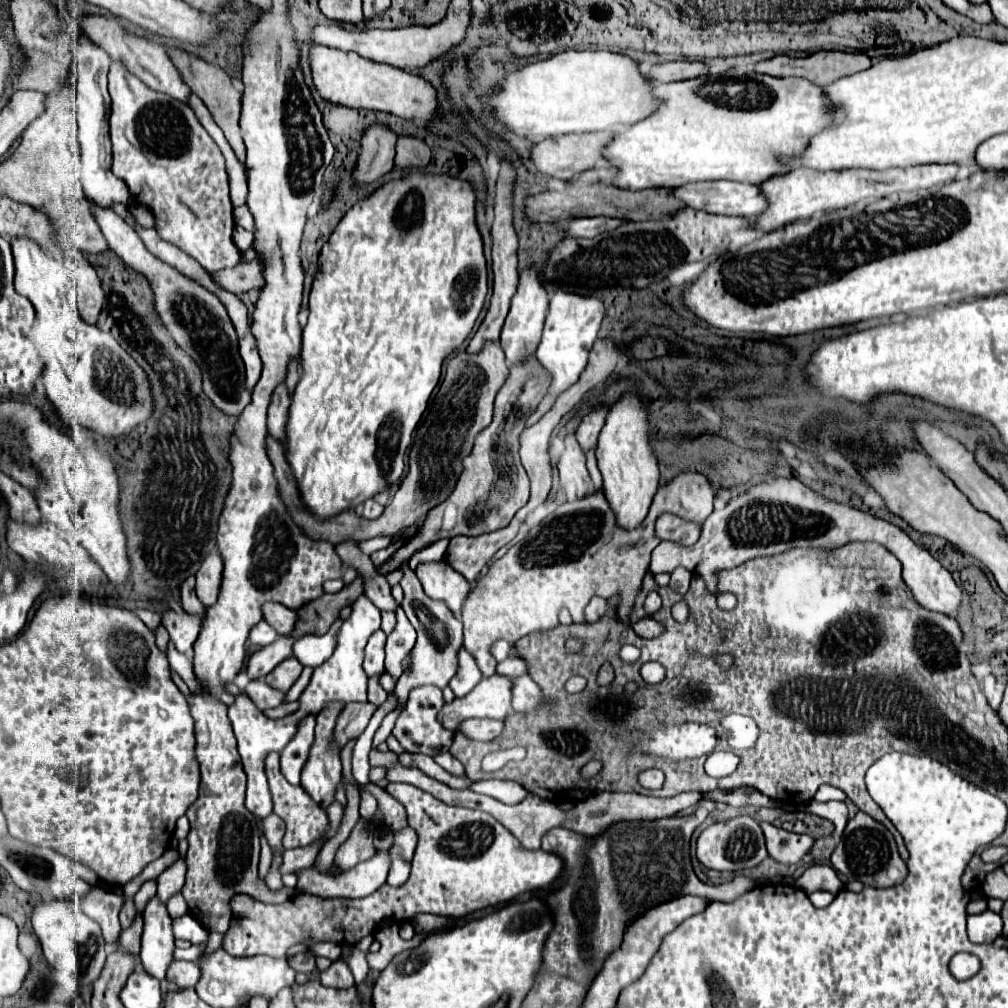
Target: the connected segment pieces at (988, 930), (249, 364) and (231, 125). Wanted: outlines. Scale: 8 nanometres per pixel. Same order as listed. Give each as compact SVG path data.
M984 910L982 914L967 916L967 935L970 942L994 942L1002 934L1002 918L992 910Z
M248 332L242 340L240 340L240 356L246 364L246 388L254 388L254 384L260 378L260 370L262 370L262 362L260 362L260 354L256 348L256 340L254 336Z
M168 50L168 56L170 56L170 60L174 60L174 66L178 68L182 80L190 86L190 90L204 100L204 104L212 112L216 124L224 130L232 150L238 156L238 160L244 162L246 160L246 148L244 148L244 142L242 142L242 136L240 136L240 126L238 126L238 118L240 118L240 92L230 84L228 74L220 66L208 64L204 58L200 58L196 54L190 54L186 50Z

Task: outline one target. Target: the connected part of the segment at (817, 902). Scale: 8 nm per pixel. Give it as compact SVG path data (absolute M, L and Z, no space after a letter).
M818 890L818 892L812 892L812 894L808 894L808 898L810 898L810 902L812 902L816 908L826 908L826 906L828 906L828 904L834 900L834 894Z

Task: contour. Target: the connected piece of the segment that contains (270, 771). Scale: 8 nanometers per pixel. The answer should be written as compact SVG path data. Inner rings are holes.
M270 752L270 756L266 756L266 776L268 776L268 784L270 784L274 812L286 822L286 834L282 838L284 850L288 850L288 848L300 848L300 846L310 846L314 842L320 842L326 836L326 832L330 830L328 814L326 814L326 810L318 808L318 804L314 804L314 800L310 800L308 792L302 786L290 784L280 774L278 752Z

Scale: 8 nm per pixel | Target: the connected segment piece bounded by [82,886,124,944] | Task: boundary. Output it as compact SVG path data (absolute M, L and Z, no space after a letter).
M90 886L90 892L82 898L84 914L98 920L108 944L116 944L116 938L120 934L118 912L122 908L122 902L124 900L118 894L102 890L100 886Z

